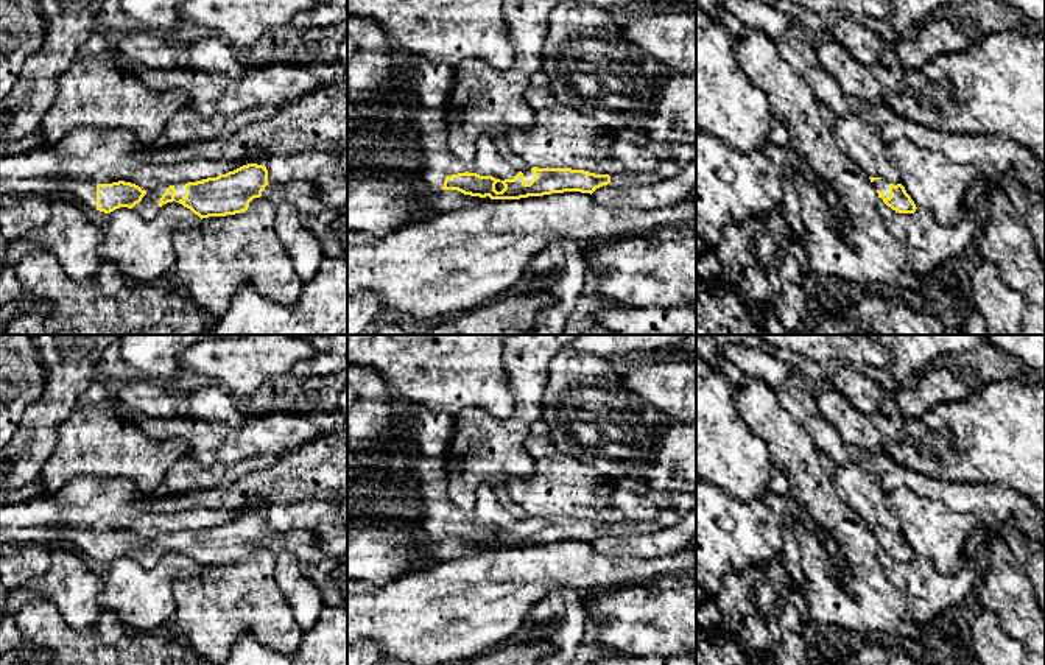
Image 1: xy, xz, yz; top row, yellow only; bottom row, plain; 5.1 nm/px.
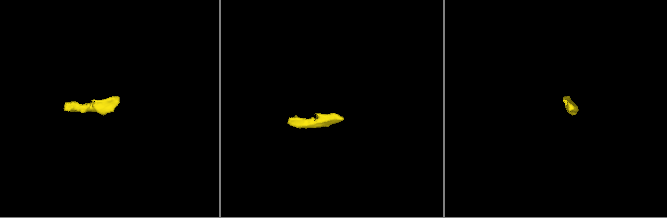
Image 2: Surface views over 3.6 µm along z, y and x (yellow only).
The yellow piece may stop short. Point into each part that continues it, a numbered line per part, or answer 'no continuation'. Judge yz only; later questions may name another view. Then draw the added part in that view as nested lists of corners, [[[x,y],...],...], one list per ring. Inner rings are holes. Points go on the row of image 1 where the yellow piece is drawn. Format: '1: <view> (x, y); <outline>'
1: yz (880, 184); [[[875,179],[874,182],[874,187],[880,192],[885,193],[885,198],[889,198],[891,193],[889,193],[889,184],[885,181],[885,179]]]

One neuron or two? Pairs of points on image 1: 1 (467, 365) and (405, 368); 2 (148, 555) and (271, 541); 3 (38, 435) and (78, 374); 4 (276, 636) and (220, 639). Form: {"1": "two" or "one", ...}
{"1": "one", "2": "one", "3": "one", "4": "one"}

